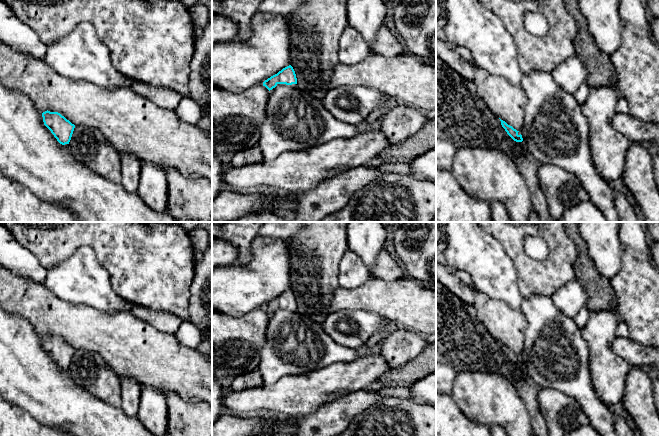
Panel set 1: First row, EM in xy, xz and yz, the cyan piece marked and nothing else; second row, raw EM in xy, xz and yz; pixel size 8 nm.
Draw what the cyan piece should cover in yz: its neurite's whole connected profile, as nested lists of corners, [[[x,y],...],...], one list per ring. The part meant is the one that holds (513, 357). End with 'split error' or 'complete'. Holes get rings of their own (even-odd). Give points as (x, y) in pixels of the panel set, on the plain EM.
[[[501,343],[500,345],[507,358],[517,366],[512,373],[512,378],[514,386],[529,412],[533,433],[536,436],[549,436],[546,422],[538,406],[538,385],[525,373],[525,364],[522,362],[521,356],[508,349],[505,345]]]; split error

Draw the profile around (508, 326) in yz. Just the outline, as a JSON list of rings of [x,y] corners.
[[[478,290],[474,292],[474,299],[477,316],[491,336],[521,355],[527,329],[526,317],[521,309],[513,309],[506,302],[490,298]]]

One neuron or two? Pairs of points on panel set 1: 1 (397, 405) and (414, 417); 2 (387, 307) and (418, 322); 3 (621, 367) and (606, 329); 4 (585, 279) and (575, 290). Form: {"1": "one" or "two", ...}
{"1": "one", "2": "one", "3": "one", "4": "two"}

